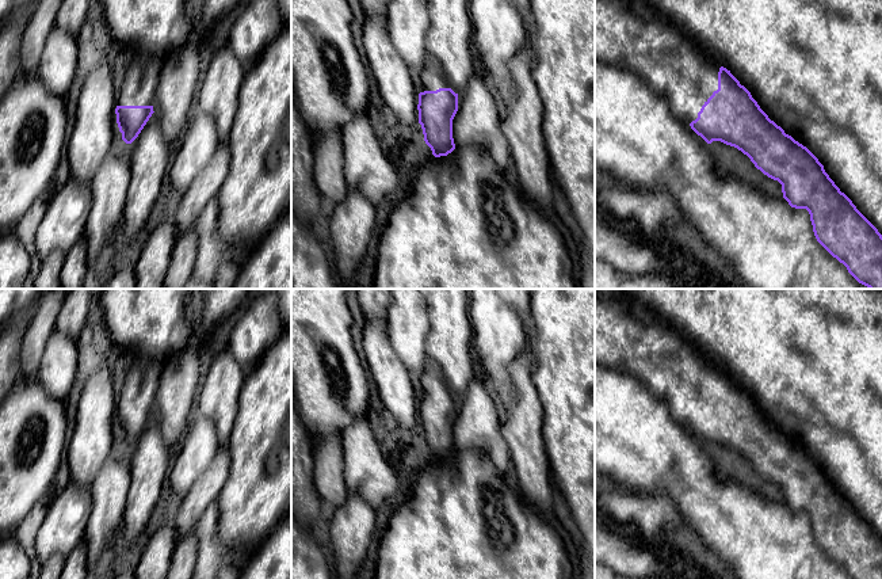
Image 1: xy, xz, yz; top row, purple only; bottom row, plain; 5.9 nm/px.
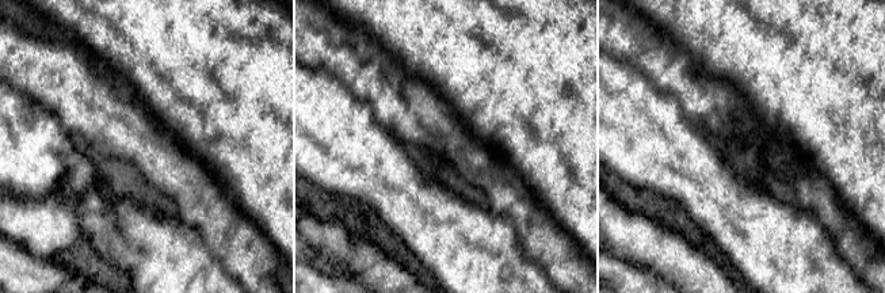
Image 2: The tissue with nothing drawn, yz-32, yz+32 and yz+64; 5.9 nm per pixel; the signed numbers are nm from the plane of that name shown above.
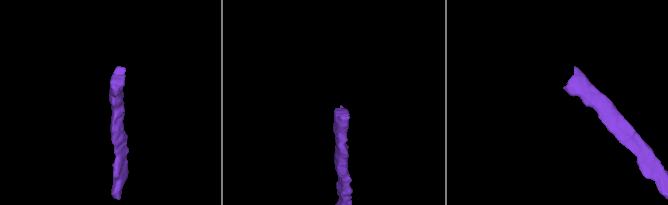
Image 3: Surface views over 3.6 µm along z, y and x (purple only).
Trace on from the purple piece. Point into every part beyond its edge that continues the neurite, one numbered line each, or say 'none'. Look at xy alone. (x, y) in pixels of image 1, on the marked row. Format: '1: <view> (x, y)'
1: xy (140, 75)

